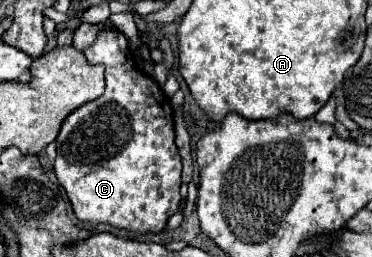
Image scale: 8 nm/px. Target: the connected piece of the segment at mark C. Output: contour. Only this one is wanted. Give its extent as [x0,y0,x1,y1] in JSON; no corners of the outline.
[54,30,182,234]

